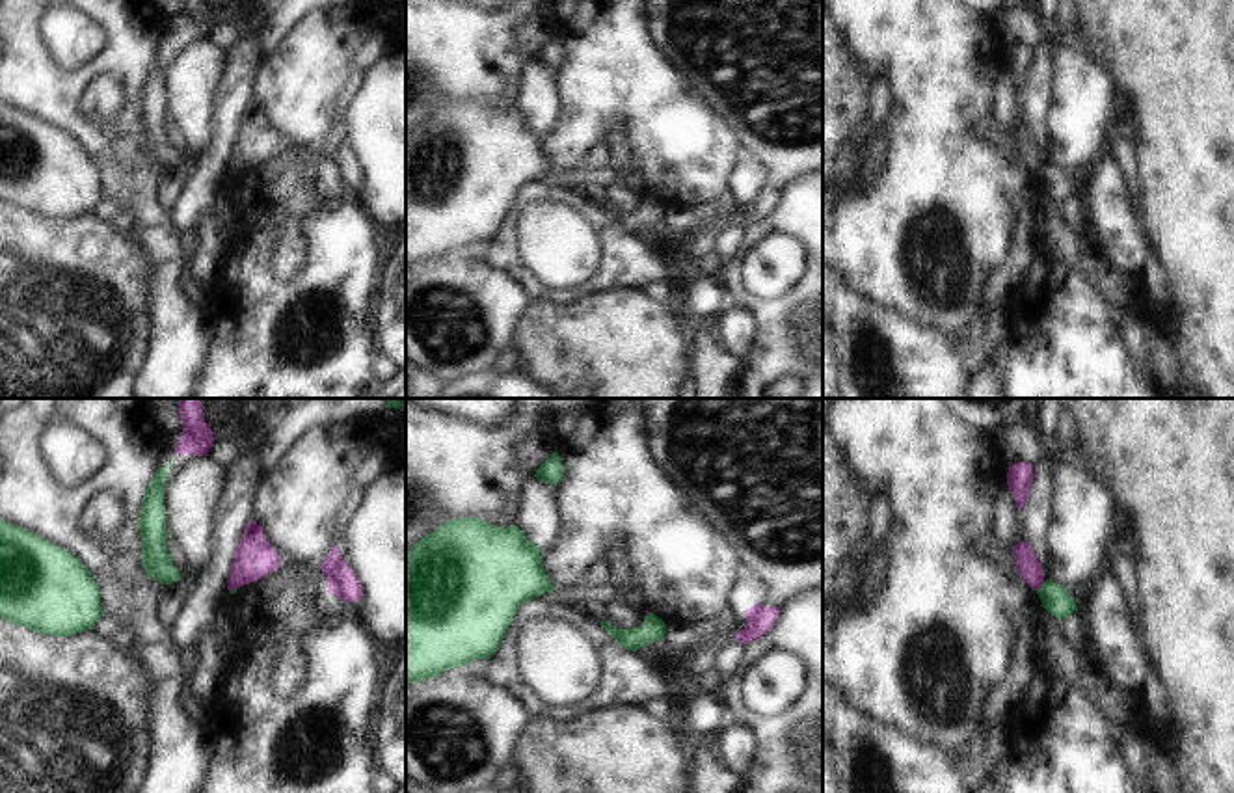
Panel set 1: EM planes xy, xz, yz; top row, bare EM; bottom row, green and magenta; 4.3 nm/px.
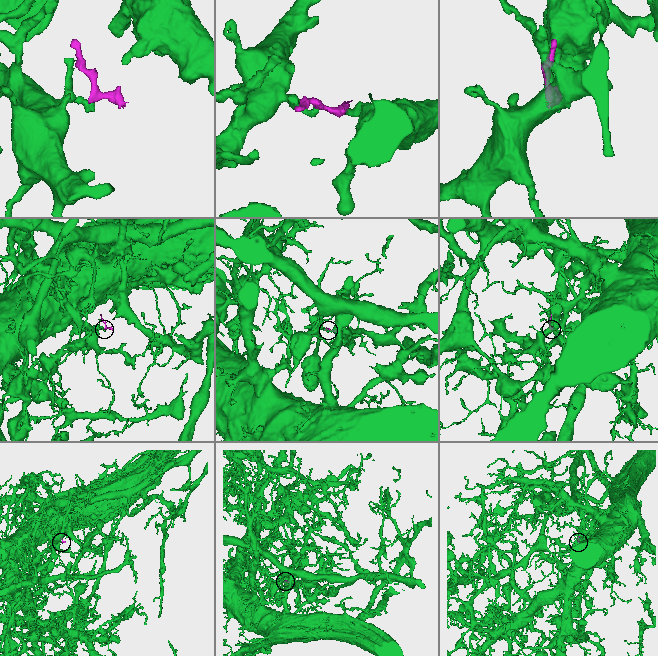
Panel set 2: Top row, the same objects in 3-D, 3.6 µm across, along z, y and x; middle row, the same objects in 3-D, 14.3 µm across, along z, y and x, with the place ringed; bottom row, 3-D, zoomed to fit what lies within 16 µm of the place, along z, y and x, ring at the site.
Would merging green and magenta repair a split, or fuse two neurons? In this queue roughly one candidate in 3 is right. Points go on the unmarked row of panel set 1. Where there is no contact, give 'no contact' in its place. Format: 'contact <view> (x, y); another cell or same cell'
contact yz (1041, 170); another cell

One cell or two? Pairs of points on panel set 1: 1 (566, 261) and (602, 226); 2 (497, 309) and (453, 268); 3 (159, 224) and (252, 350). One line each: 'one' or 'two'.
1: two
2: one
3: two

